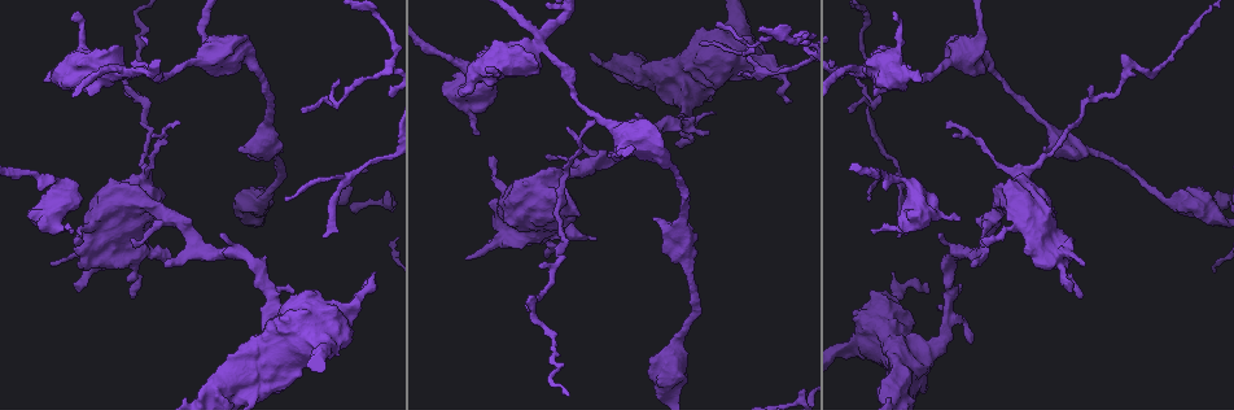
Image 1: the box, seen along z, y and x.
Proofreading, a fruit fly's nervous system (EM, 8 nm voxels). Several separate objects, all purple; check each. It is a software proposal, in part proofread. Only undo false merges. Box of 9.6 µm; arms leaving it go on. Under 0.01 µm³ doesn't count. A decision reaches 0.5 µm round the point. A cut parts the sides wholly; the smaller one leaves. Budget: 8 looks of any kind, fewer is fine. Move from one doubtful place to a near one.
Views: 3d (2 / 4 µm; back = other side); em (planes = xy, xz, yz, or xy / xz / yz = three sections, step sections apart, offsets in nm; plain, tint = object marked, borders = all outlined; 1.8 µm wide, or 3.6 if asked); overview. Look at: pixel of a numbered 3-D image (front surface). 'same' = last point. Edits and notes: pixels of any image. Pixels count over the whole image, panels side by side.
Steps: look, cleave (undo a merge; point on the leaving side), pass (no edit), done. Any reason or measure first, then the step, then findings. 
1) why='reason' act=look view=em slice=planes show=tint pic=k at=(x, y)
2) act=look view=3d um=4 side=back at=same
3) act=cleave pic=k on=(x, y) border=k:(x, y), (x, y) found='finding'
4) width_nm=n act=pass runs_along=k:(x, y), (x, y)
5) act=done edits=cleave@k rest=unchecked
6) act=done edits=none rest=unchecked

why='sharp bend' act=look view=em slice=planes show=borders pic=1 at=(530, 305)

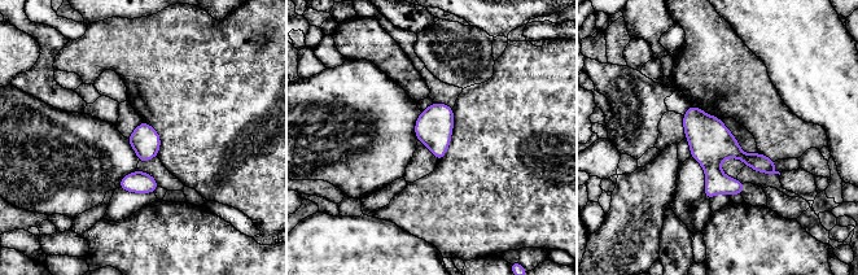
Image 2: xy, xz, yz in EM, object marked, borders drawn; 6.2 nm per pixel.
width_nm=180 act=pass found='all the same neuron'

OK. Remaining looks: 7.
why='abrupt turn' act=look view=em slice=planes show=tint pic=1 at=(340, 102)

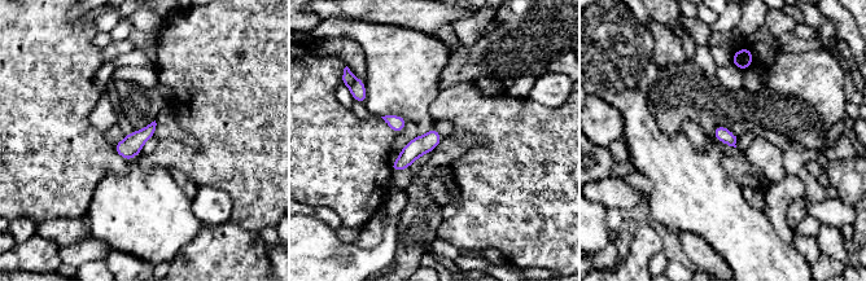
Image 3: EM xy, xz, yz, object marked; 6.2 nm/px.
act=pass runs_along=3:(434, 134), (394, 167) found='all the same neuron'

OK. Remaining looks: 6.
why='thick turns thin' act=look view=3d um=2 pic=1 at=(948, 317)

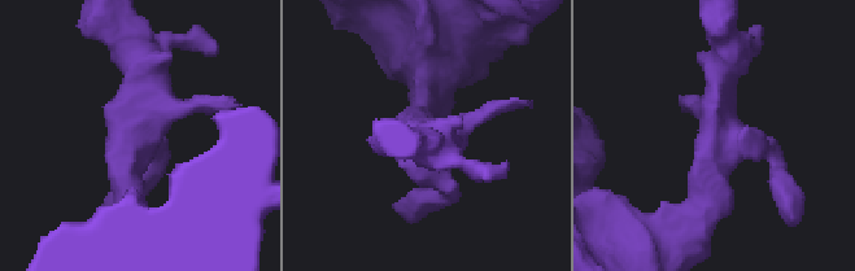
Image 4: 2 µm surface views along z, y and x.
act=look view=em slice=planes show=tint pic=4 at=(133, 139)

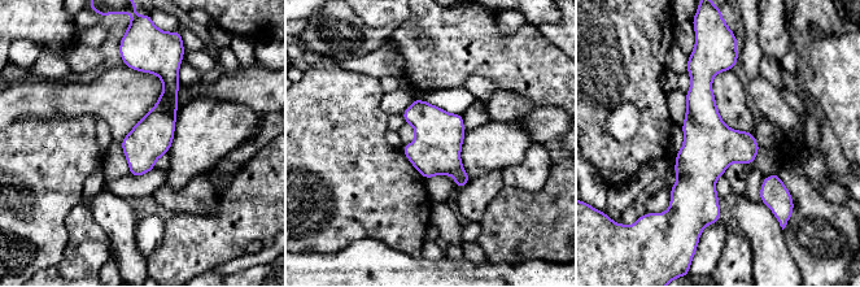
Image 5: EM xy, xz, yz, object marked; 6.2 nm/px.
width_nm=260 act=pass runs_along=5:(715, 64), (702, 77), (707, 218) found='one neuron here'

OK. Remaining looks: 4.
why='calibre changes' act=look view=3d um=4 pic=1 at=(470, 96)

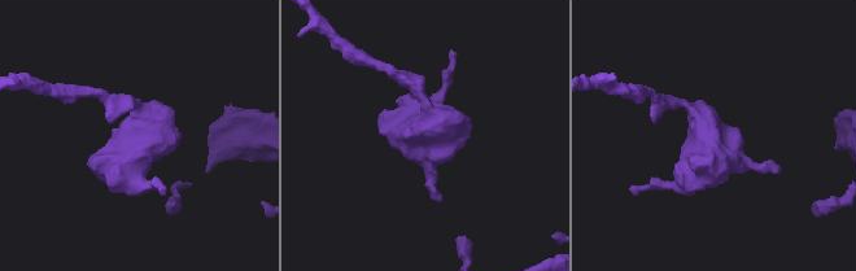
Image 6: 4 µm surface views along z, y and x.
act=look view=em slice=yz step=16 show=tint pic=6 at=(132, 153)

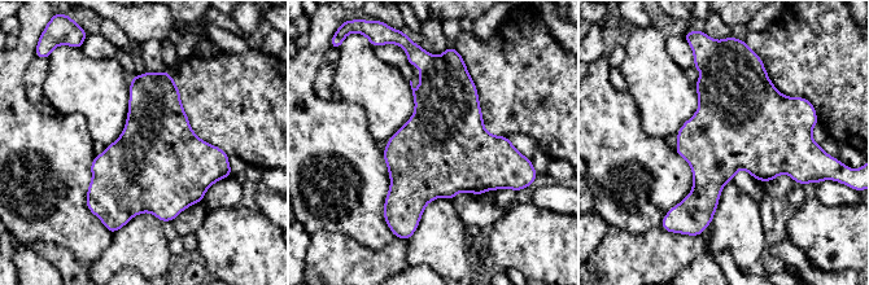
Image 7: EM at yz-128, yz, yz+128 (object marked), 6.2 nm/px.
act=pass found='one neuron here'

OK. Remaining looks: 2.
act=done edits=none rest=unchecked

